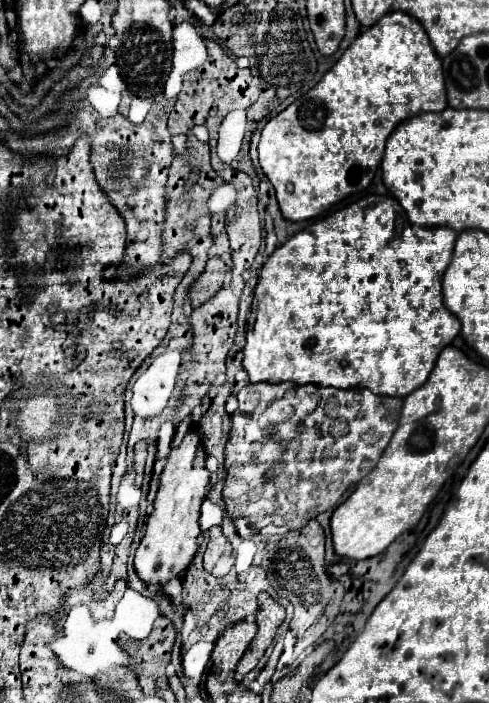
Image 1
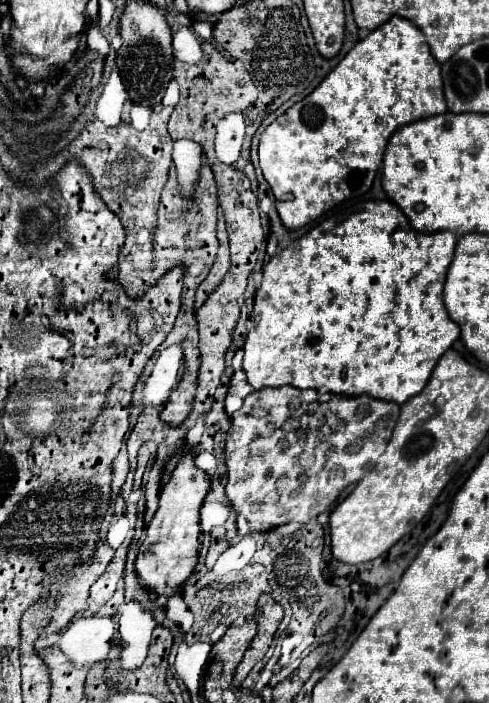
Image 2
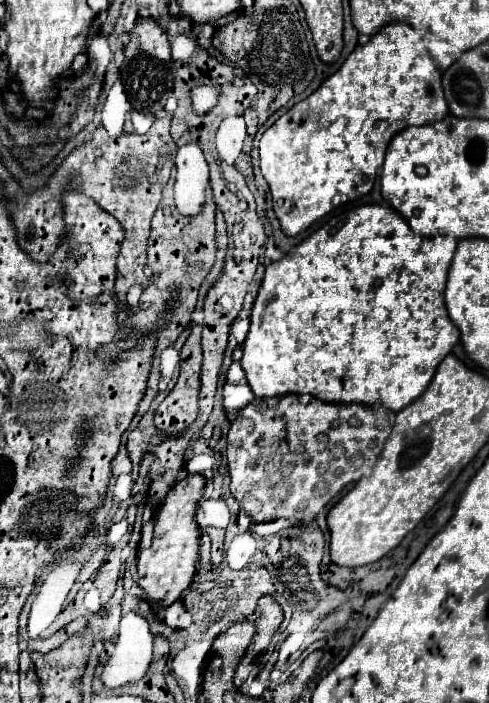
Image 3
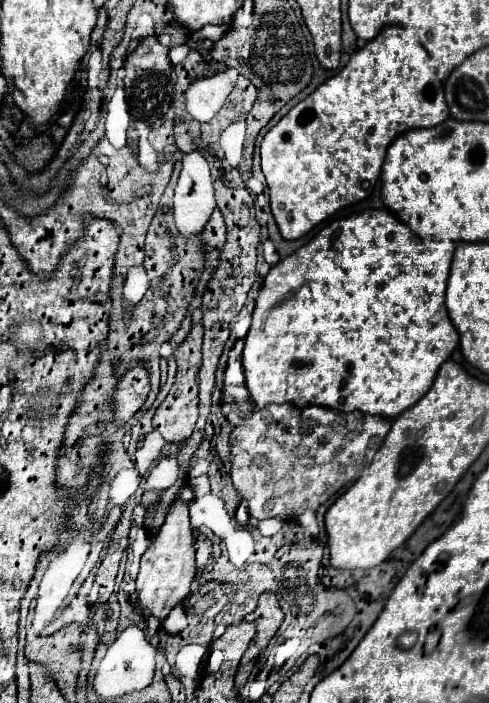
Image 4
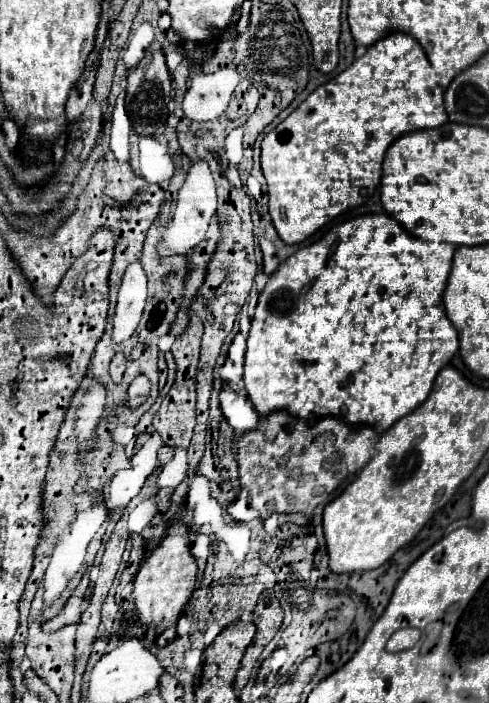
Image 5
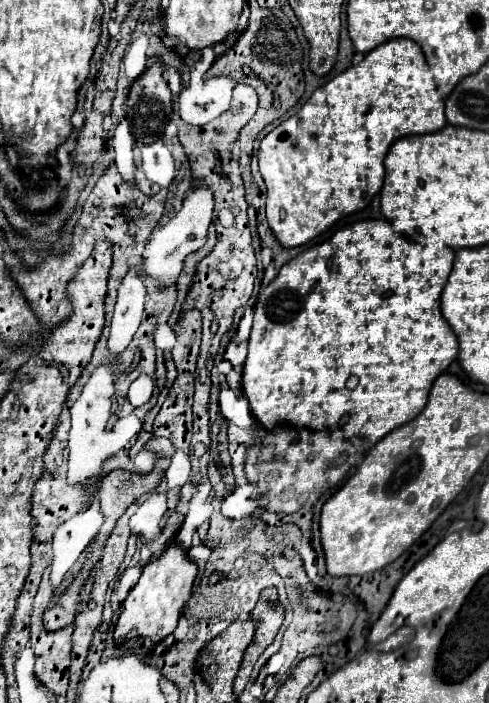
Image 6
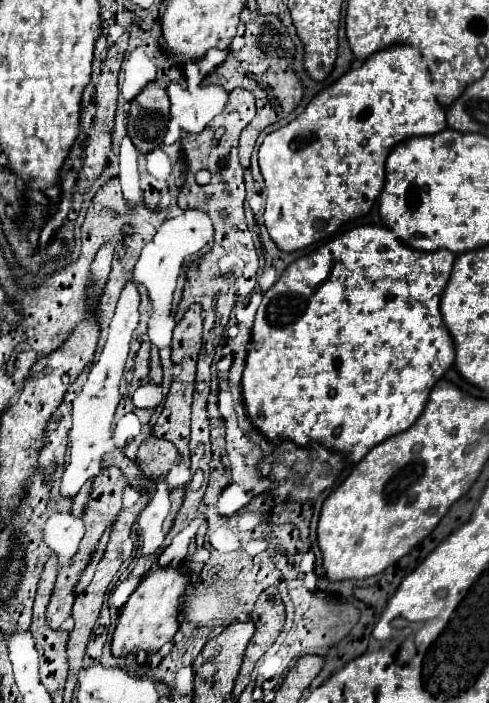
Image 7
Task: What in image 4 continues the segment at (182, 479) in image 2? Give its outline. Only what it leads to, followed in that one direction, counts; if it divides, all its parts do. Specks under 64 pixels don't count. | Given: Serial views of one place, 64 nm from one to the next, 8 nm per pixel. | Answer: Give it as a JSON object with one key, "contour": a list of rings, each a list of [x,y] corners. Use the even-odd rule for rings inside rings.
{"contour":[[[178,496],[168,508],[164,524],[154,534],[152,546],[142,554],[140,560],[140,572],[136,578],[136,598],[158,620],[164,620],[168,612],[190,594],[190,584],[196,576],[196,538],[188,510],[190,500],[182,500]]]}

